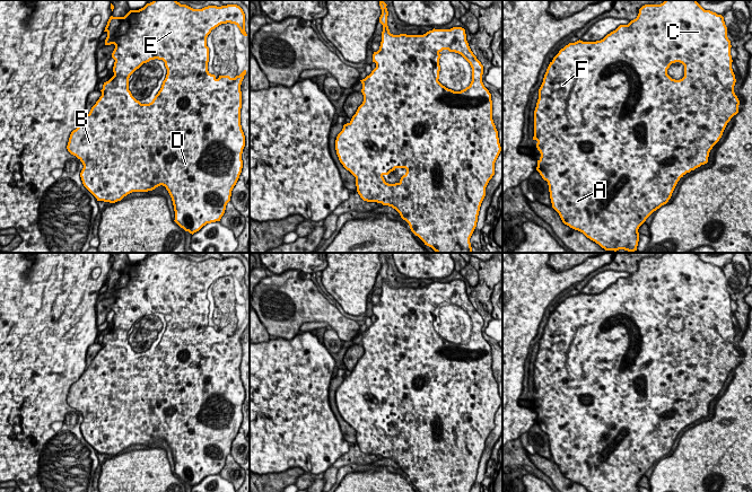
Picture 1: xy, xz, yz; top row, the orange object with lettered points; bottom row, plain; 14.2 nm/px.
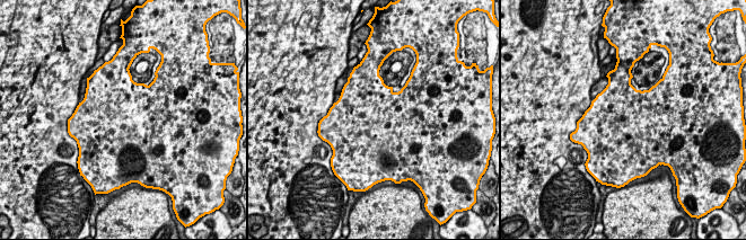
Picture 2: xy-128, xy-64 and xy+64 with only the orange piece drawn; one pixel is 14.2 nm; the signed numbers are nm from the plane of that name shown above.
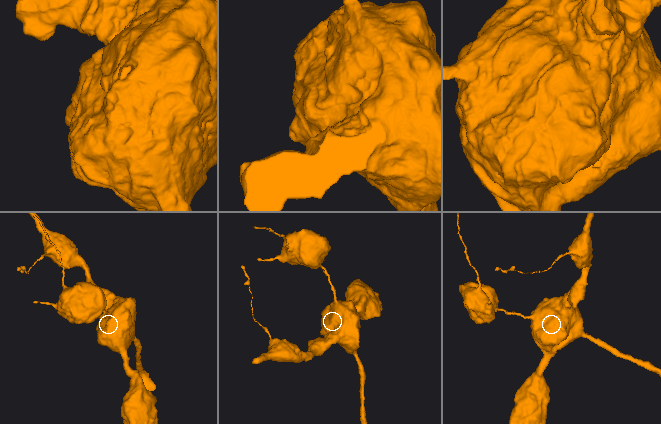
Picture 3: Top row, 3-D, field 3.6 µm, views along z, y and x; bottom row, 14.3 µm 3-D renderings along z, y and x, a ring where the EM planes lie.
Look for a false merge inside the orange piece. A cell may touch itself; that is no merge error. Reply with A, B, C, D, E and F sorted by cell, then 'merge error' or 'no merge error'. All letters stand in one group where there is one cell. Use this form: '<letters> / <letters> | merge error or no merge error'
A B C D E F | no merge error

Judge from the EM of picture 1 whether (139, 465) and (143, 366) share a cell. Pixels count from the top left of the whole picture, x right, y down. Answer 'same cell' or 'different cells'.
different cells

